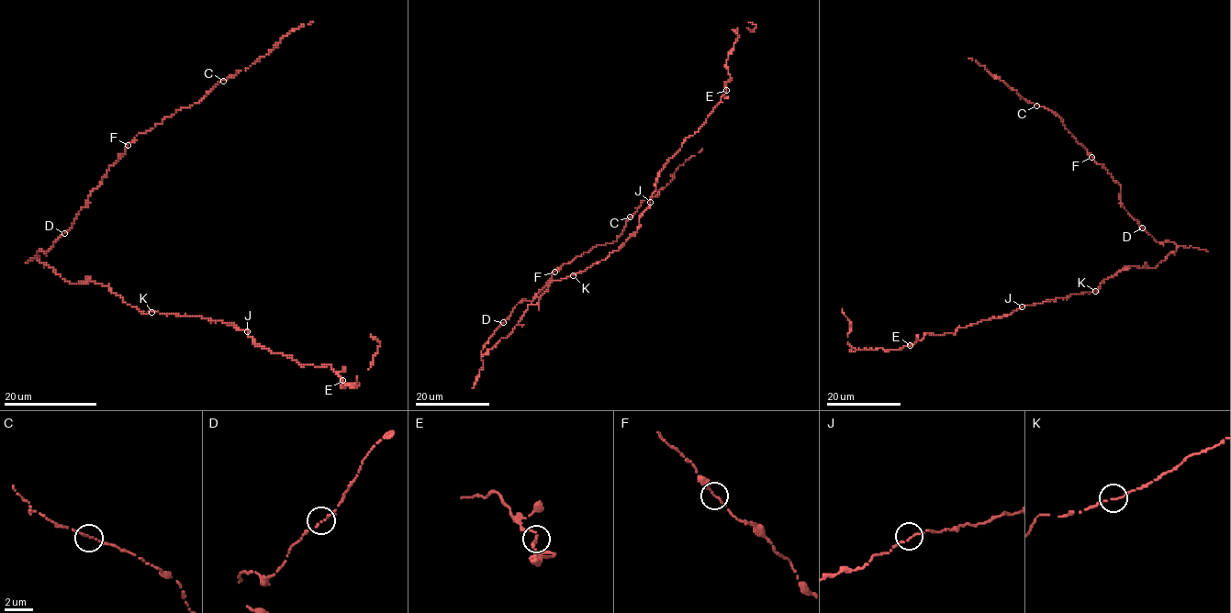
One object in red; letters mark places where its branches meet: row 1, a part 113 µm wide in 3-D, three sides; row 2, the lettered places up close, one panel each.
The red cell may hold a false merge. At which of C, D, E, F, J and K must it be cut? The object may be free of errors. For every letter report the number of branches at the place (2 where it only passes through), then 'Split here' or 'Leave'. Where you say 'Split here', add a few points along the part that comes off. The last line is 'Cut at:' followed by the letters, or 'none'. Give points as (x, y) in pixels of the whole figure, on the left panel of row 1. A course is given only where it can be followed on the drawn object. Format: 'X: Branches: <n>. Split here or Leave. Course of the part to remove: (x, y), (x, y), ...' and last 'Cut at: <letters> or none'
C: Branches: 2. Leave
D: Branches: 2. Leave
E: Branches: 2. Leave
F: Branches: 2. Leave
J: Branches: 2. Leave
K: Branches: 2. Leave
Cut at: none

